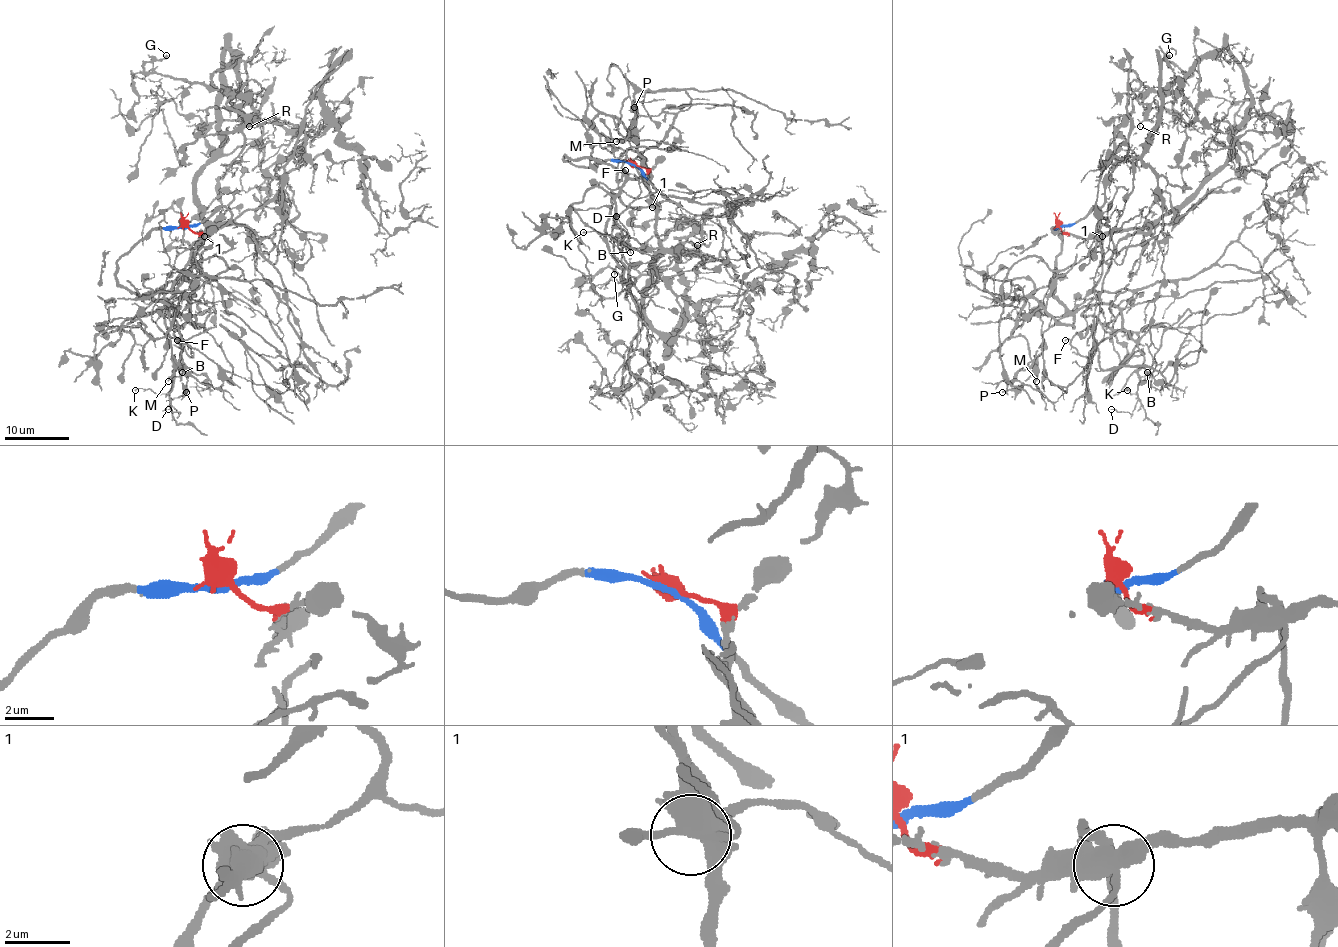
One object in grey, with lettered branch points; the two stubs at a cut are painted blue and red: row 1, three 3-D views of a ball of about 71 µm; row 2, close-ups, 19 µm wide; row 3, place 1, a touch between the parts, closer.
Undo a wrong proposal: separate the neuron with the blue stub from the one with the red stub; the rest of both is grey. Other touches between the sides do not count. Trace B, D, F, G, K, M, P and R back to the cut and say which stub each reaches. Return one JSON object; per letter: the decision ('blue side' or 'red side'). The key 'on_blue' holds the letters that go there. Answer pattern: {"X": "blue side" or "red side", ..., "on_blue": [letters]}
{"B": "blue side", "D": "blue side", "F": "blue side", "G": "red side", "K": "blue side", "M": "blue side", "P": "blue side", "R": "red side", "on_blue": ["B", "D", "F", "K", "M", "P"]}

